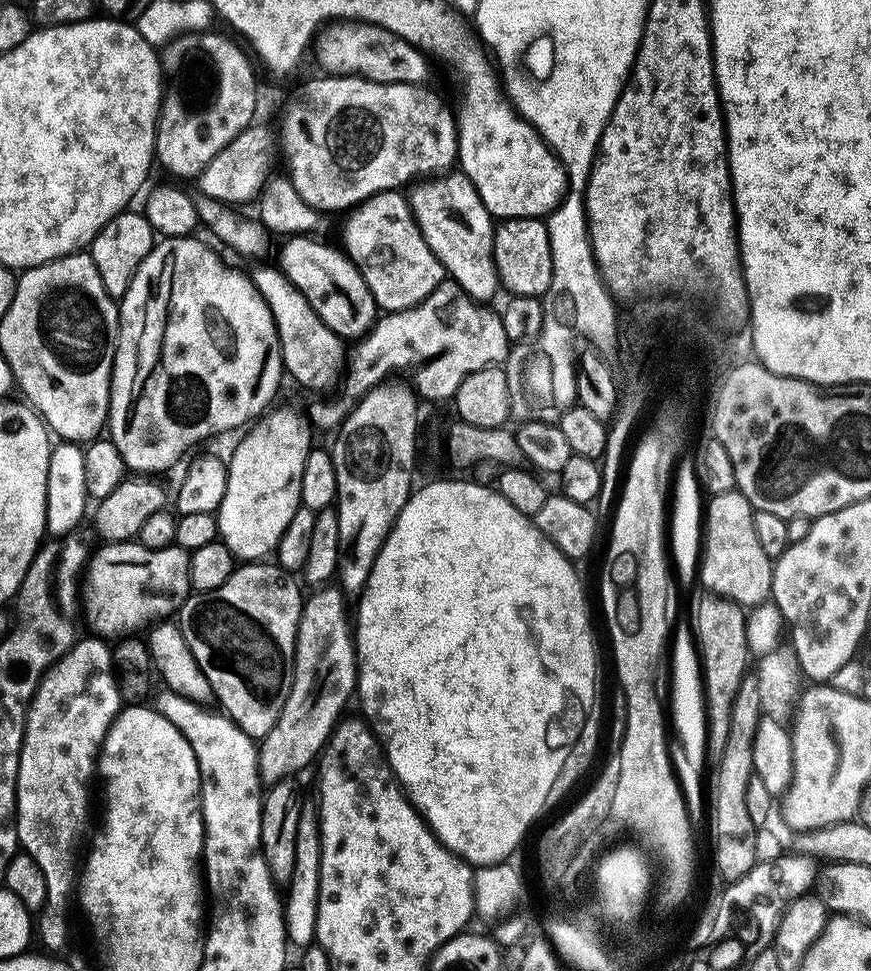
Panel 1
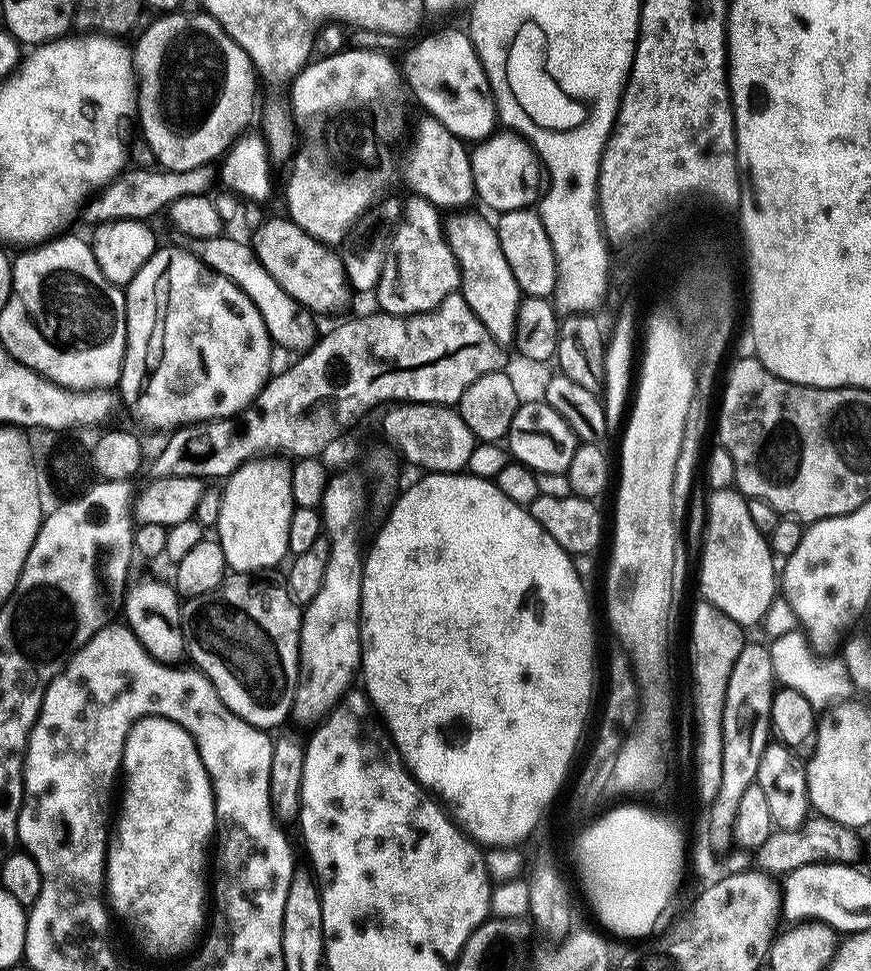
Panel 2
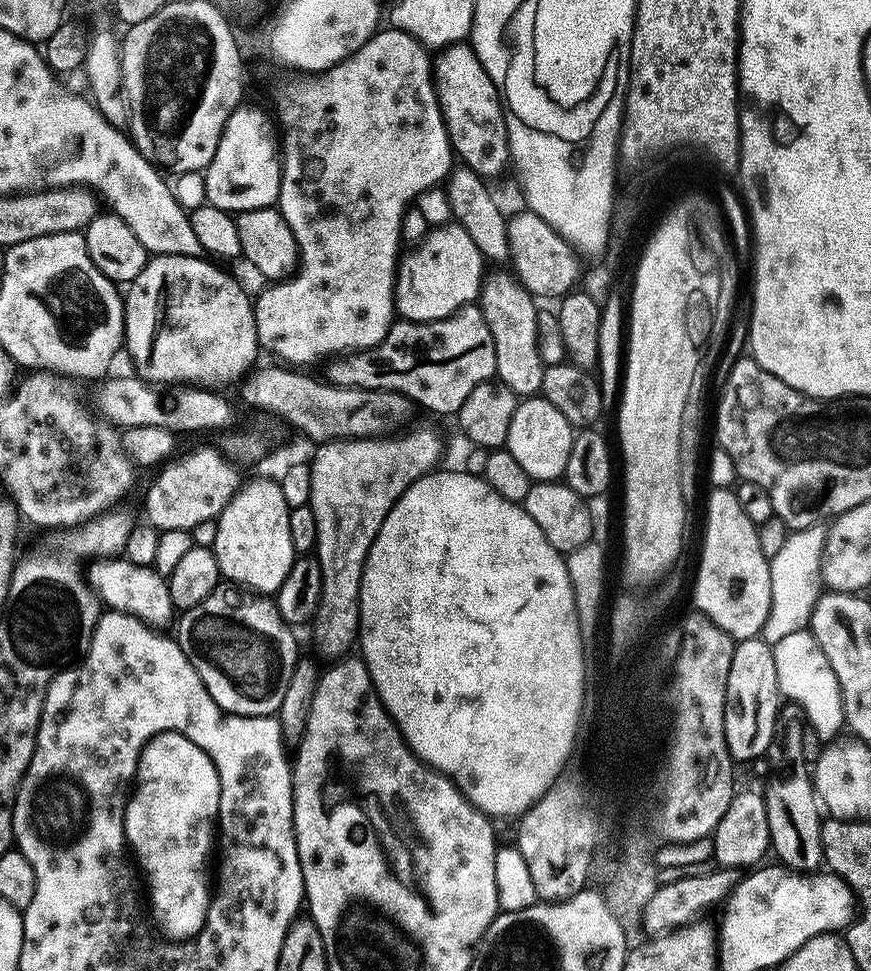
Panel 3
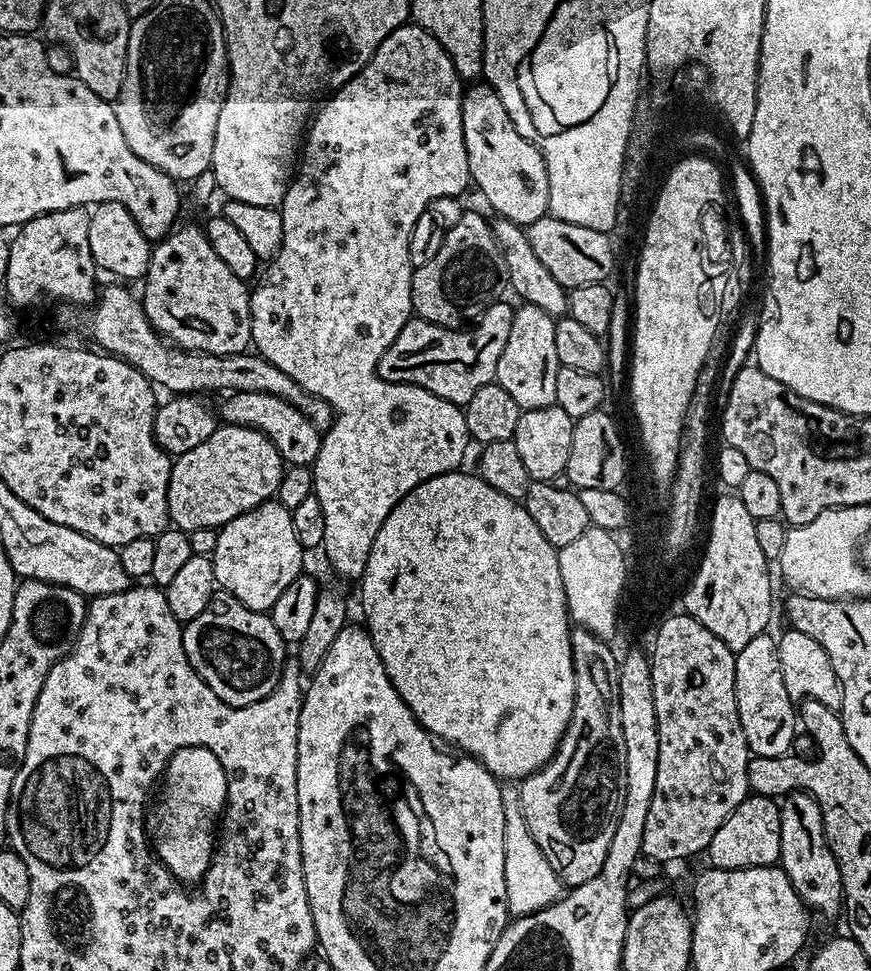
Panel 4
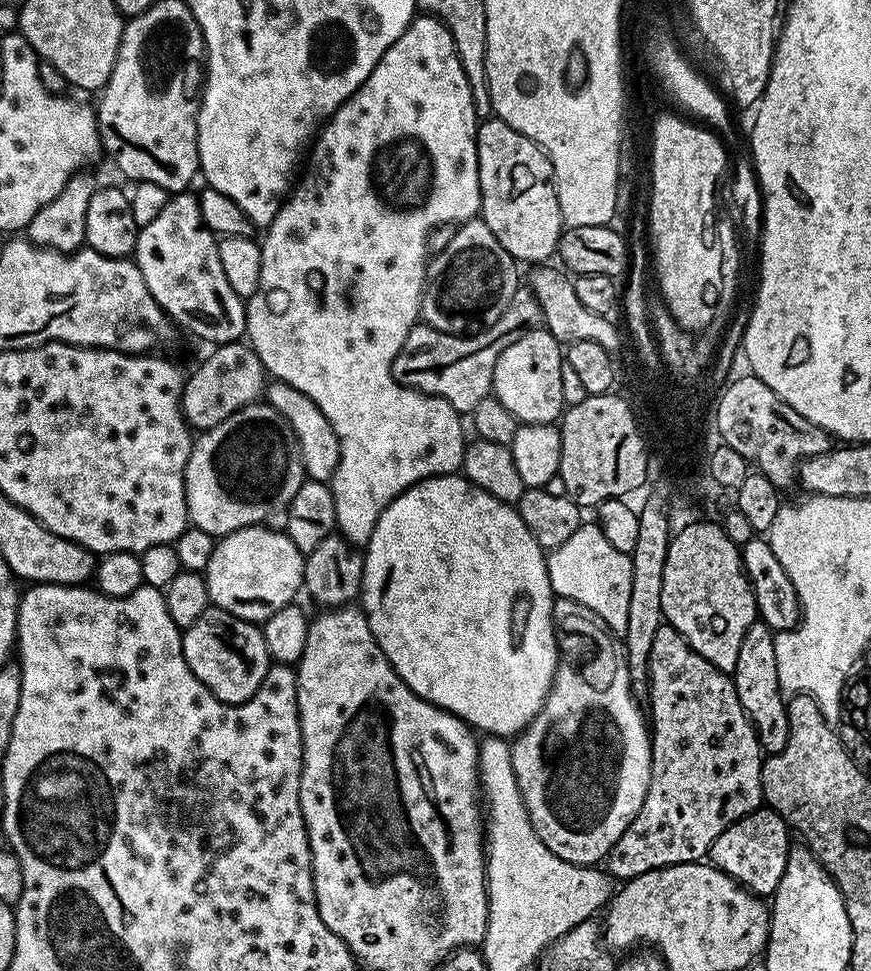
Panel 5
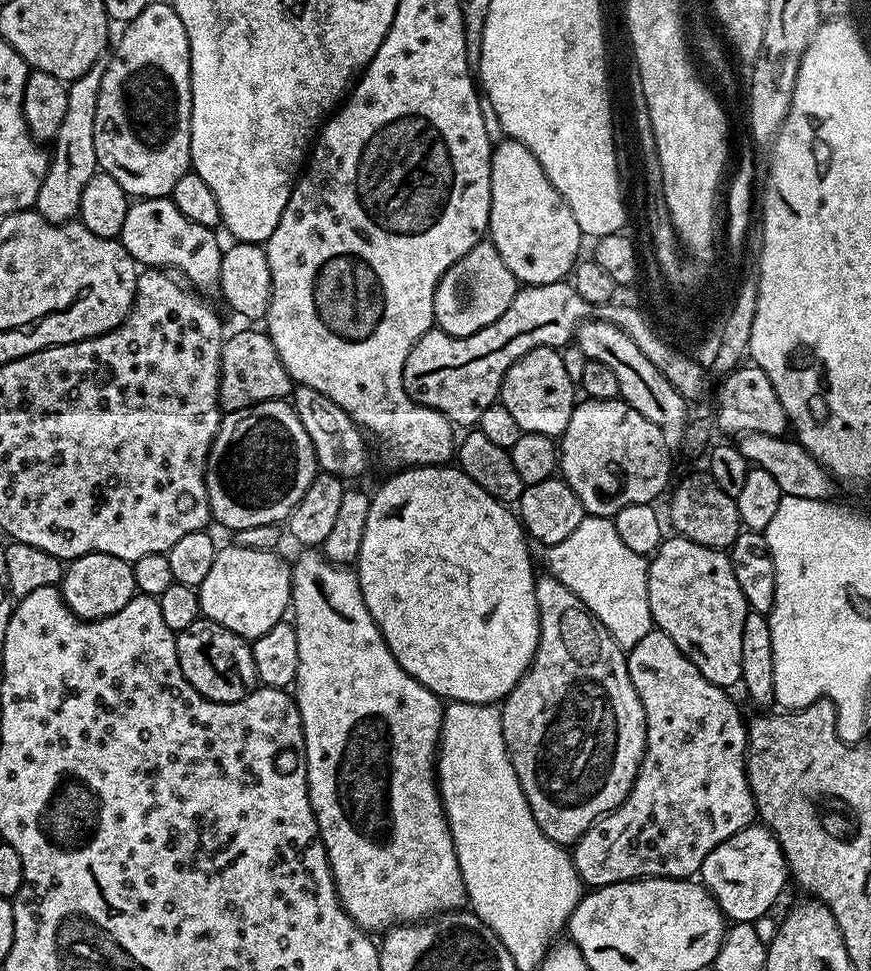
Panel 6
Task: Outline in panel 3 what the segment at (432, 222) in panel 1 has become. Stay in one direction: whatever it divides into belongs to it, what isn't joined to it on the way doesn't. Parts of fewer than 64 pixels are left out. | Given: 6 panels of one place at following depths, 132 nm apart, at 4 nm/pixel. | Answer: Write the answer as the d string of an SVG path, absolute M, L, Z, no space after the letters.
M489 271L480 285L478 307L490 326L496 347L496 376L499 383L516 392L517 397L528 398L540 392L542 374L546 365L540 361L536 346L537 301L527 292L511 271Z

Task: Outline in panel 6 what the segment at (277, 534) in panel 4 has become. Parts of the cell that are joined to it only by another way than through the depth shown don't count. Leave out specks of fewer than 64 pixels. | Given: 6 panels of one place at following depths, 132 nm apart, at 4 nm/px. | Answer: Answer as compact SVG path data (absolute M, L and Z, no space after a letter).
M221 547L214 566L210 566L210 574L202 578L198 589L203 619L226 626L226 630L249 642L266 634L270 626L281 623L292 599L292 569L280 554L276 550Z

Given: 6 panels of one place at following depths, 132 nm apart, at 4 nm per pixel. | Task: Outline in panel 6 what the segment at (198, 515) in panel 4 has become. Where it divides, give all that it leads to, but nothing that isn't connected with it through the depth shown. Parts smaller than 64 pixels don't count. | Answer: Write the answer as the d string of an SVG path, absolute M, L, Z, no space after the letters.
M287 399L267 400L242 410L224 412L218 434L210 446L204 477L206 494L210 502L212 520L233 533L248 527L279 525L287 521L289 514L298 506L306 486L318 475L318 465L310 434L302 427L298 414Z

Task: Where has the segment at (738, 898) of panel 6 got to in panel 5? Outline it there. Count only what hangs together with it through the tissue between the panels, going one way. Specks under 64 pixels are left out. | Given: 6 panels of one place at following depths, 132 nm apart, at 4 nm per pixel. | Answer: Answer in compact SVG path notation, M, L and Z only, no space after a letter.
M761 806L750 814L746 814L738 822L731 824L726 830L722 830L722 834L718 834L718 838L714 838L707 859L718 870L722 870L727 876L734 878L737 884L744 885L749 892L755 892L761 898L768 898L776 891L778 882L782 882L782 870L786 870L786 858L790 847L788 835L790 835L790 829L787 822L774 809Z

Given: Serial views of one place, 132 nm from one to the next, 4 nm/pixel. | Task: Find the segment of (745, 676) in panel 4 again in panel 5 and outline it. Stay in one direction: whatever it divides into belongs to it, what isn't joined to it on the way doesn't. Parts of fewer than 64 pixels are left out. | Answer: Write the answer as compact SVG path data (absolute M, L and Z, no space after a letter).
M759 622L752 624L750 630L746 630L746 638L742 638L742 646L738 646L736 671L731 673L738 702L742 702L742 710L752 723L752 729L756 731L761 749L768 754L781 752L788 741L788 706L778 678L778 657L774 655L775 641L776 637L771 628Z

